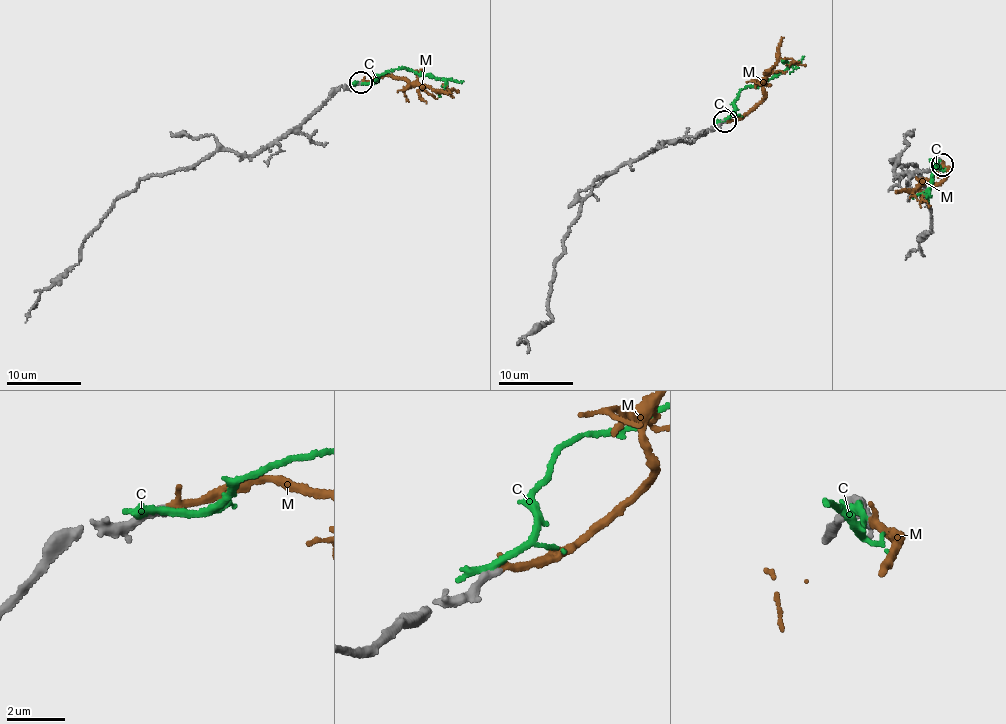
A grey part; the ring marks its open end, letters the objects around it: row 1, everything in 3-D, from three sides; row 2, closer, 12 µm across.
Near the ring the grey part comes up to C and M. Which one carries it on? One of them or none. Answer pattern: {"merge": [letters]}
{"merge": ["M"]}

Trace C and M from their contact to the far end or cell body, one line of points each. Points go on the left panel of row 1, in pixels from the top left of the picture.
C: (359, 84), (367, 84), (393, 69), (408, 68), (426, 75), (463, 81)
M: (360, 81), (387, 75), (414, 87), (458, 92)

